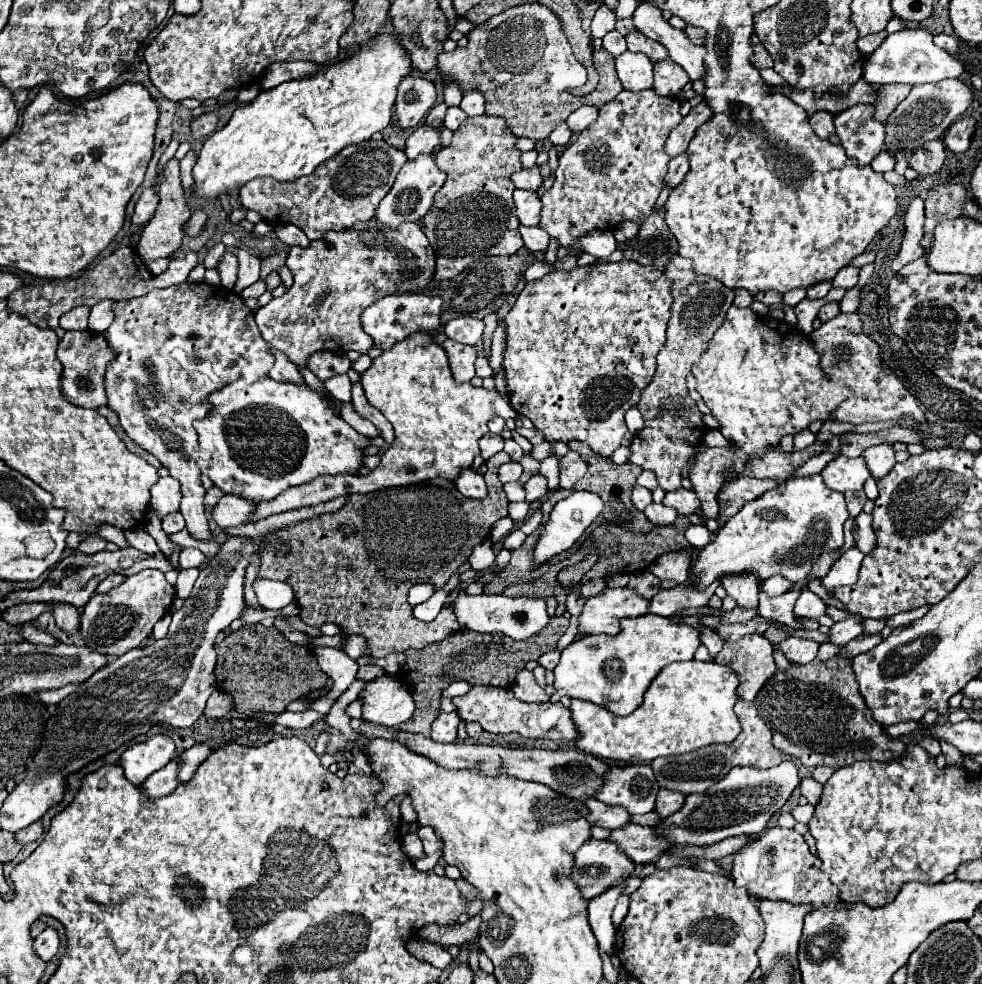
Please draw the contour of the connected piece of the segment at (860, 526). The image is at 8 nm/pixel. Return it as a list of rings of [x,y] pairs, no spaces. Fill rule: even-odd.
[[[862,511],[856,517],[856,523],[854,523],[854,531],[852,533],[854,533],[854,539],[856,539],[856,547],[860,551],[868,553],[874,547],[874,541],[876,541],[874,531],[872,531],[872,515],[868,515],[868,513]]]

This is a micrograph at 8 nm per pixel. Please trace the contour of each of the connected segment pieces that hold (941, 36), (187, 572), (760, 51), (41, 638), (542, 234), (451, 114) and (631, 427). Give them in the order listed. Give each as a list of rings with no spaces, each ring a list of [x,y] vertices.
[[[938,33],[934,35],[934,43],[942,49],[946,49],[950,55],[958,55],[960,49],[960,41],[954,35],[946,35],[946,33]]]
[[[182,569],[180,575],[178,575],[178,581],[176,581],[176,597],[180,599],[188,599],[190,593],[192,593],[192,587],[194,587],[194,581],[198,577],[198,569]]]
[[[752,33],[752,47],[754,47],[754,55],[752,55],[752,63],[754,63],[754,67],[758,67],[758,69],[772,67],[770,53],[768,53],[766,47],[760,43],[760,39],[758,39],[756,33]]]
[[[26,623],[26,625],[22,627],[22,635],[24,635],[24,639],[30,641],[30,643],[42,643],[42,645],[54,645],[54,643],[58,643],[52,635],[48,635],[46,631],[40,631],[40,629],[32,627],[30,623]]]
[[[520,225],[520,235],[524,239],[524,247],[528,247],[530,251],[546,251],[550,235],[546,231],[542,231],[538,225],[534,227],[524,227]]]
[[[448,107],[448,113],[446,113],[446,119],[444,119],[444,125],[452,131],[456,131],[464,121],[466,121],[466,113],[460,109],[460,107]]]
[[[636,407],[626,411],[626,425],[628,425],[628,431],[632,435],[636,435],[644,427],[644,419],[642,419],[642,415],[640,415],[640,411]]]

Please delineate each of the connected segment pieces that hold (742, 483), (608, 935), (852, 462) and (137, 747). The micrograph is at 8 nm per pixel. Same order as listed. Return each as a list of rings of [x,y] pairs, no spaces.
[[[736,477],[722,485],[718,491],[718,507],[724,517],[734,517],[744,503],[758,499],[764,491],[774,489],[778,483],[772,479],[750,479],[750,477]]]
[[[618,879],[616,885],[600,893],[598,897],[588,901],[588,919],[590,927],[598,939],[598,945],[604,953],[610,953],[614,949],[614,937],[616,937],[616,927],[612,923],[612,911],[616,907],[618,897],[622,895],[626,887],[626,879]]]
[[[838,455],[822,469],[824,483],[834,491],[856,491],[864,487],[864,481],[870,477],[866,461],[862,457],[850,459],[844,455]]]
[[[152,735],[146,743],[130,745],[122,757],[120,765],[124,767],[124,775],[130,783],[140,785],[150,777],[154,771],[164,767],[174,757],[176,745],[168,735]]]

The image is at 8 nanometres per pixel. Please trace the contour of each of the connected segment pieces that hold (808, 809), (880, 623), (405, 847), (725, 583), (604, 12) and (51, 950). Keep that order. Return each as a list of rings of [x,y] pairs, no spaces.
[[[811,804],[804,806],[798,805],[798,807],[792,811],[792,815],[794,815],[794,819],[796,819],[798,823],[808,823],[808,821],[812,819],[812,815],[814,815],[814,807],[812,807]]]
[[[864,619],[863,633],[868,633],[868,634],[879,633],[883,630],[886,624],[887,624],[887,619]]]
[[[409,833],[403,837],[402,851],[411,859],[421,858],[425,855],[422,842],[417,833]]]
[[[734,575],[734,579],[722,579],[722,587],[740,609],[758,609],[758,579],[754,579],[754,575]]]
[[[602,5],[592,19],[592,37],[604,37],[608,31],[614,29],[614,23],[616,23],[614,13],[606,5]]]
[[[46,927],[36,939],[34,939],[34,951],[42,961],[50,961],[60,949],[60,937],[56,929]]]

